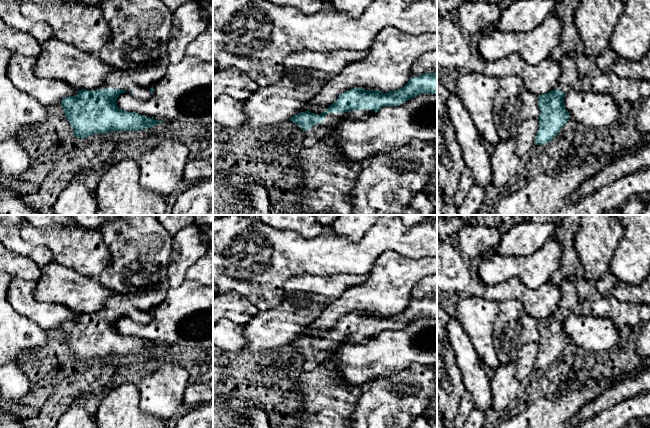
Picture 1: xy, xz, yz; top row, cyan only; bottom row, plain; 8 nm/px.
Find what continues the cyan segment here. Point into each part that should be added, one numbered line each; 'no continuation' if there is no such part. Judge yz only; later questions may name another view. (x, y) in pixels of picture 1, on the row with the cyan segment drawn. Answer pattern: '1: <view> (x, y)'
1: yz (569, 80)

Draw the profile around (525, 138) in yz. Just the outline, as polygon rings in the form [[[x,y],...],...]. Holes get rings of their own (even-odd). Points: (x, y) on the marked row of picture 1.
[[[530,118],[520,124],[515,136],[516,154],[519,157],[526,155],[535,145],[535,138],[539,130],[539,120]]]

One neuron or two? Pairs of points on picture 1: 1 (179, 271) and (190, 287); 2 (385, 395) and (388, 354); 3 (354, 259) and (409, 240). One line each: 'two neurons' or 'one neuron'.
1: two neurons
2: two neurons
3: one neuron

